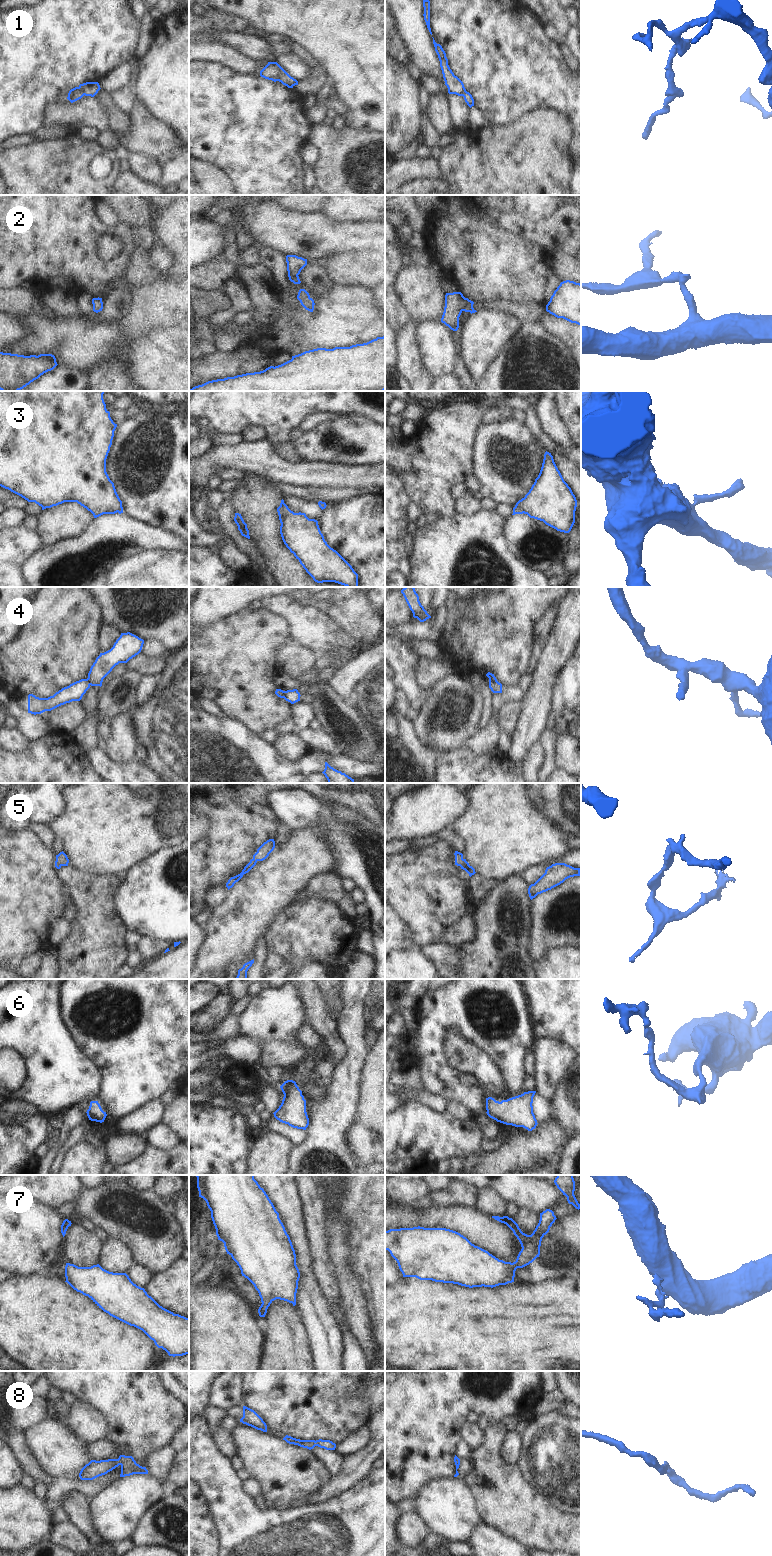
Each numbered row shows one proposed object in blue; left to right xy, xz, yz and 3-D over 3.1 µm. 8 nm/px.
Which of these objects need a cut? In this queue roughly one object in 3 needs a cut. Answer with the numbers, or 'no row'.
1, 3, 4

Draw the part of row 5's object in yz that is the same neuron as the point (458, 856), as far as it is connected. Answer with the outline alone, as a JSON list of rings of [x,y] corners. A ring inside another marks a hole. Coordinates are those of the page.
[[[455,851],[454,855],[455,855],[455,865],[460,866],[461,869],[465,870],[470,877],[476,873],[475,869],[469,865],[466,859],[463,858],[462,853]]]

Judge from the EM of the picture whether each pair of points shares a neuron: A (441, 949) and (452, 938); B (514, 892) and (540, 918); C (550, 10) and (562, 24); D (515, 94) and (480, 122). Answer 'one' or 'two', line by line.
A: two
B: two
C: one
D: two

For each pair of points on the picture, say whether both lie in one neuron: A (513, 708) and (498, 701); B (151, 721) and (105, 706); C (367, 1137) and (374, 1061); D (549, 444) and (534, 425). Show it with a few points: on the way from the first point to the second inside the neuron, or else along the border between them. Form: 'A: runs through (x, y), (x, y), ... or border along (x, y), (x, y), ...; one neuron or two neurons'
A: border along (509, 701), (500, 711), (499, 727); two neurons
B: border along (134, 703), (128, 711); two neurons
C: runs through (374, 1118), (374, 1080); one neuron
D: runs through (545, 439), (537, 430); one neuron

